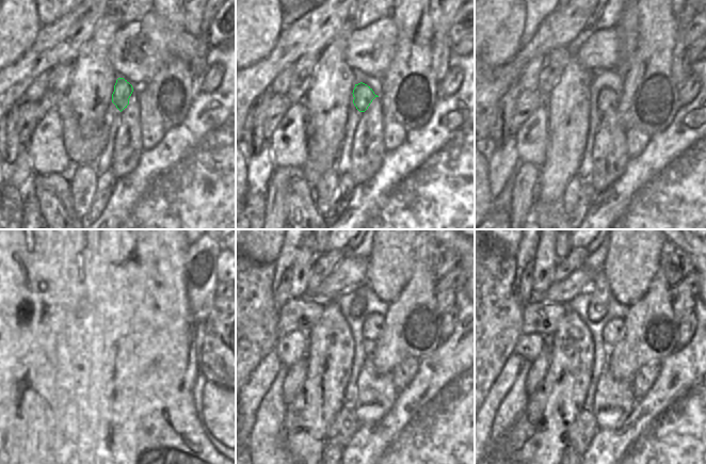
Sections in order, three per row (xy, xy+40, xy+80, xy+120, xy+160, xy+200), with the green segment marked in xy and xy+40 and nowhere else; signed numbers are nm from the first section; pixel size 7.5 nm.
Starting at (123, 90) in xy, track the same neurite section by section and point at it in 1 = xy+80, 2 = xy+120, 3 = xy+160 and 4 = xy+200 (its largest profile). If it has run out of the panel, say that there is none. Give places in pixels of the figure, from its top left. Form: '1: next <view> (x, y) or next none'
1: next xy+80 (608, 99)
2: next xy+120 (132, 330)
3: next xy+160 (373, 325)
4: next xy+200 (613, 331)

